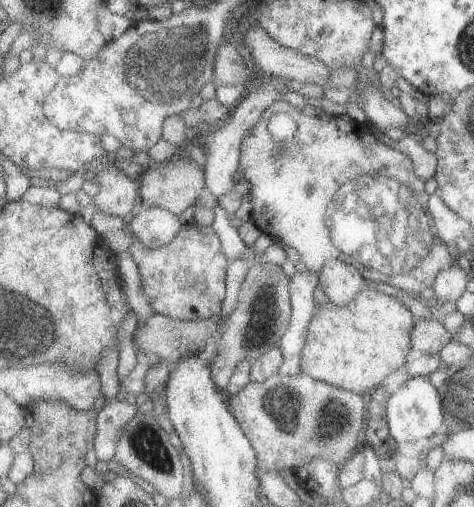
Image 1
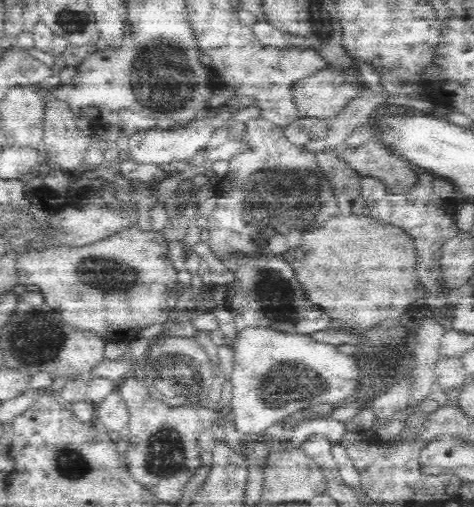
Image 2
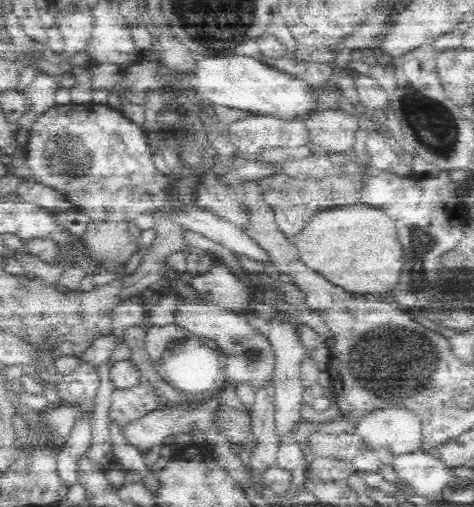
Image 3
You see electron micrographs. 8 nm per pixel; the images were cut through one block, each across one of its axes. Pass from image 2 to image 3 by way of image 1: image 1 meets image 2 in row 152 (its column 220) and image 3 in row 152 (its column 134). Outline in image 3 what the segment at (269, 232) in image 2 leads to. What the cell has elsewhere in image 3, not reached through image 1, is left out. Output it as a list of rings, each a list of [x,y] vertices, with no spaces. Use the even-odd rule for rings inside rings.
[[[254,116],[230,126],[232,144],[246,156],[248,162],[256,162],[264,148],[288,148],[292,144],[304,144],[310,140],[304,118],[272,118]]]

